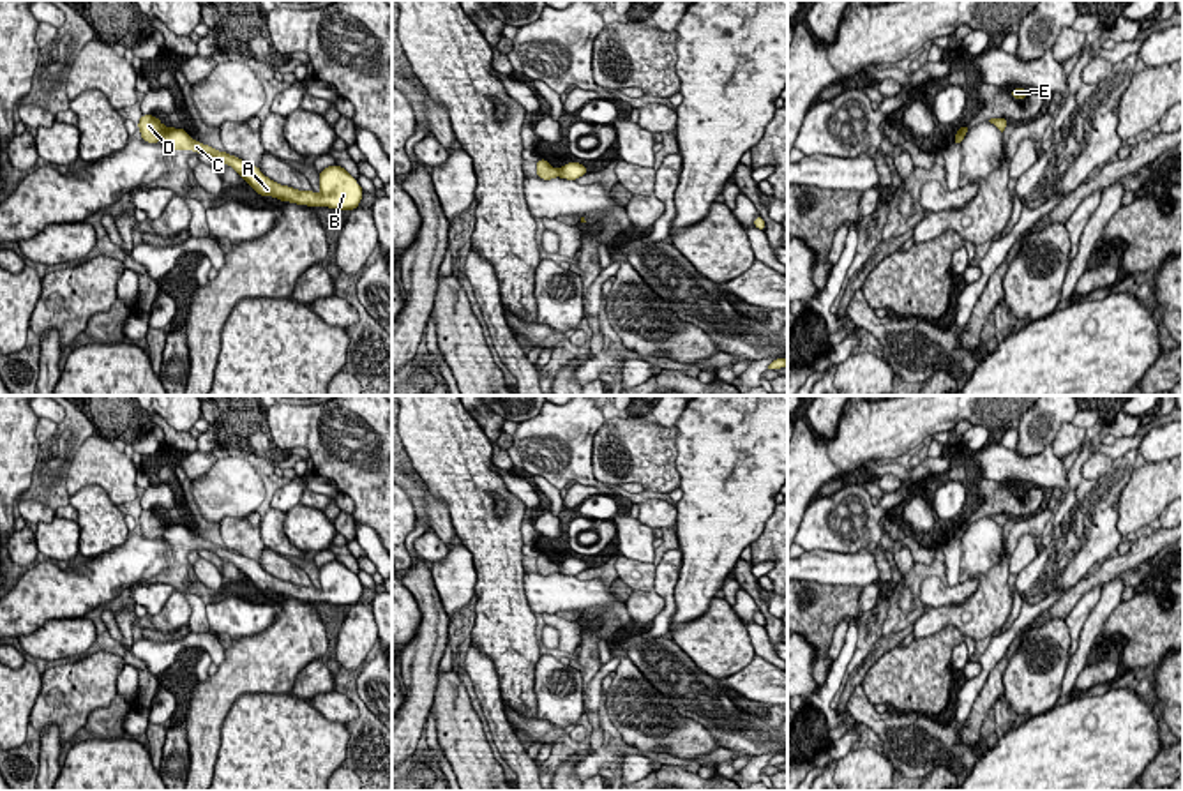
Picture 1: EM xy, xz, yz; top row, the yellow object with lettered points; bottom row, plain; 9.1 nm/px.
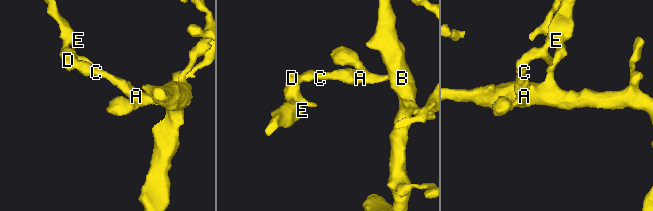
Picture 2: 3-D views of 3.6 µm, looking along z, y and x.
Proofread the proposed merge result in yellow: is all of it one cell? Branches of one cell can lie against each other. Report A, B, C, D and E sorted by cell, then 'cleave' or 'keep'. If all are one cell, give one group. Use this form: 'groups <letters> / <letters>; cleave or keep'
groups A B C / D E; cleave

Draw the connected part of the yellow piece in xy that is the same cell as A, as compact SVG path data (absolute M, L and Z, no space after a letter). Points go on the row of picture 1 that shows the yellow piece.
M168 127L162 141L171 152L192 150L198 154L212 155L219 162L230 164L260 196L272 196L281 201L297 205L328 207L350 212L360 205L364 194L358 182L339 164L320 171L321 192L316 194L313 191L298 191L288 185L281 185L265 177L258 166L192 139L185 129Z

